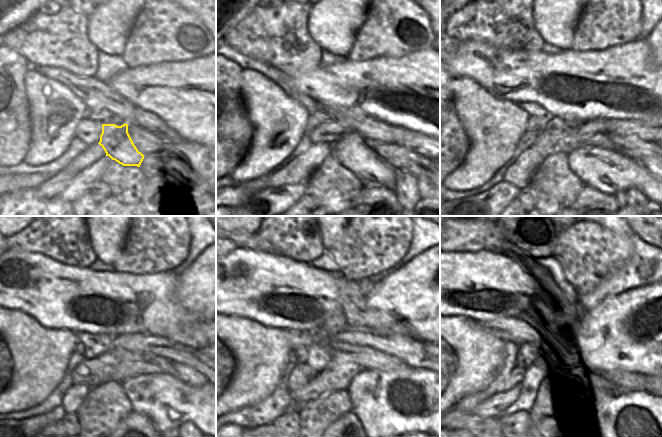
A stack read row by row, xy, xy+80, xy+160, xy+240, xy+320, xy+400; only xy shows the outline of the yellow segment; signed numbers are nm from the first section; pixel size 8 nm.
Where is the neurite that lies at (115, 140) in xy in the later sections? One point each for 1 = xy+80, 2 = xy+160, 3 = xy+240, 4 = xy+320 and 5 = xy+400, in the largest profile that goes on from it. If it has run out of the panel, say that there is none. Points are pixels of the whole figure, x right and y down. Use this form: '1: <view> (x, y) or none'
1: xy+80 (350, 150)
2: xy+160 (609, 171)
3: xy+240 (158, 396)
4: xy+320 (369, 390)
5: xy+400 (599, 383)

